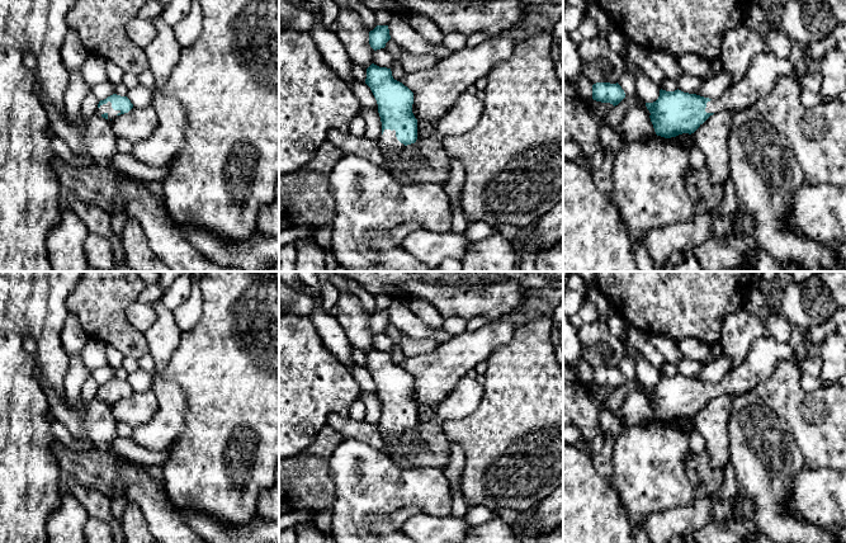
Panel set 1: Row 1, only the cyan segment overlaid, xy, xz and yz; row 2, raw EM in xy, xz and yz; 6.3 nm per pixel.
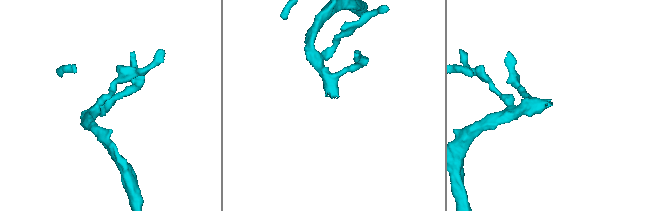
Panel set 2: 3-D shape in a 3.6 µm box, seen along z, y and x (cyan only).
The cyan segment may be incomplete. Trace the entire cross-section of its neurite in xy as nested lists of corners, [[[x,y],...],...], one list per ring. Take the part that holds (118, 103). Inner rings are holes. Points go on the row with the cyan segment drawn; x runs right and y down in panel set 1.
[[[113,94],[98,104],[96,113],[105,119],[113,119],[117,115],[128,113],[133,108],[133,104],[127,96]]]

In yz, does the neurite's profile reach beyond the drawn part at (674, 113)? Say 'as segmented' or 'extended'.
extended

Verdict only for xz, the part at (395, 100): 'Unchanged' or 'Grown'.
Grown

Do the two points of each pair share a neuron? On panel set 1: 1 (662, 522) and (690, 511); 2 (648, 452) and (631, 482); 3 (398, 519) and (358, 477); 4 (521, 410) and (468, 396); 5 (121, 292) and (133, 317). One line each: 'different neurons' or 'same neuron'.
1: same neuron
2: same neuron
3: different neurons
4: different neurons
5: different neurons

